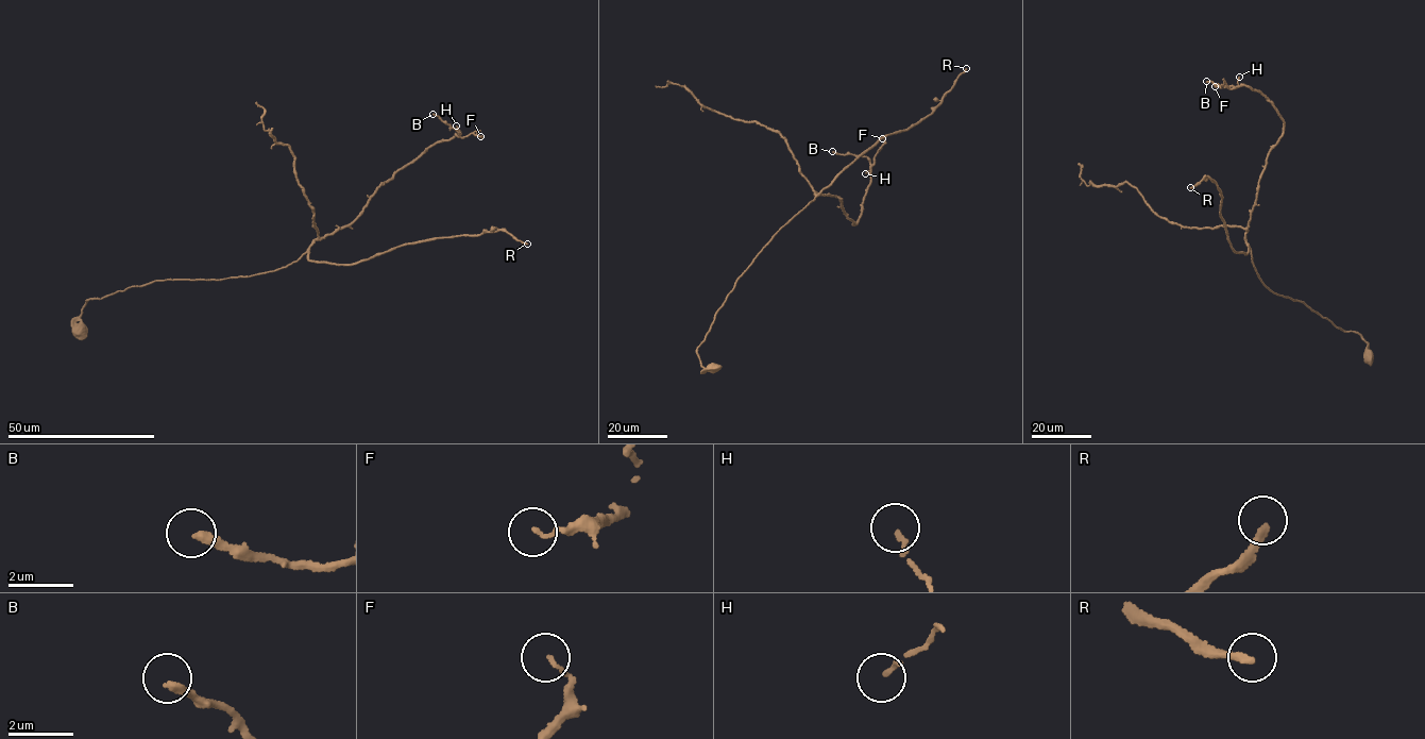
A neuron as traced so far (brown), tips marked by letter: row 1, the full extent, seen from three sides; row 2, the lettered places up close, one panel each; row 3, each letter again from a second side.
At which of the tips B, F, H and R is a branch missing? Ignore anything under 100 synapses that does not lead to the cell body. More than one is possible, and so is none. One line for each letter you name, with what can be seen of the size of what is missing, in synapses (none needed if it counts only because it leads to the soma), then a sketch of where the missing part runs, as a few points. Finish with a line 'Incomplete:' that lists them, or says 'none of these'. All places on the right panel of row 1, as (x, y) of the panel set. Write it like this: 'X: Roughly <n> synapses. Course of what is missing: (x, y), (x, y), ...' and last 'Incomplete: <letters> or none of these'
R: Roughly 350 synapses
Incomplete: R

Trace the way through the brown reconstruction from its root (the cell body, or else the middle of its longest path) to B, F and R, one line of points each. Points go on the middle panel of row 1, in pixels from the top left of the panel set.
B: (711, 368), (701, 365), (697, 348), (715, 313), (814, 194), (838, 198), (857, 222), (869, 162), (832, 151)
F: (711, 368), (701, 365), (697, 348), (738, 278), (814, 194), (838, 198), (854, 224), (882, 138)
R: (711, 368), (706, 371), (701, 365), (697, 348), (735, 281), (763, 247), (881, 138), (926, 118), (966, 68)

